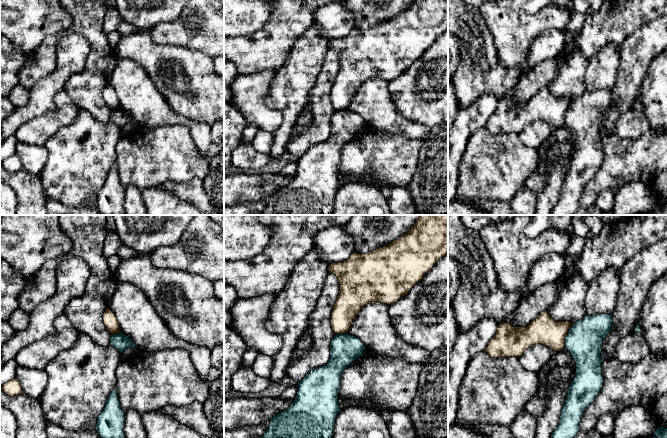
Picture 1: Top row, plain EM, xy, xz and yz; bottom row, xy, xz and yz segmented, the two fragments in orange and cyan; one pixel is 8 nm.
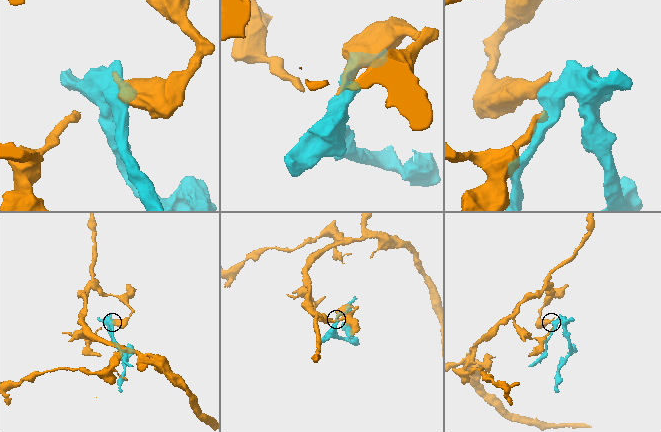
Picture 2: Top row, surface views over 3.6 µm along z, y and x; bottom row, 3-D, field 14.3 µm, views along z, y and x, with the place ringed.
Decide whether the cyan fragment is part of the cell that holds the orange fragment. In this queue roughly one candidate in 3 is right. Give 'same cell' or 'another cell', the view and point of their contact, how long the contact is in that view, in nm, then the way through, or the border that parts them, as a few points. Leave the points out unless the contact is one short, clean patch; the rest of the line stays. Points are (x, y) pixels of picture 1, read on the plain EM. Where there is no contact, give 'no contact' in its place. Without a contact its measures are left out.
another cell | yz (565, 112) | 200 nm | along yz (573, 100), (565, 113), (564, 123)

